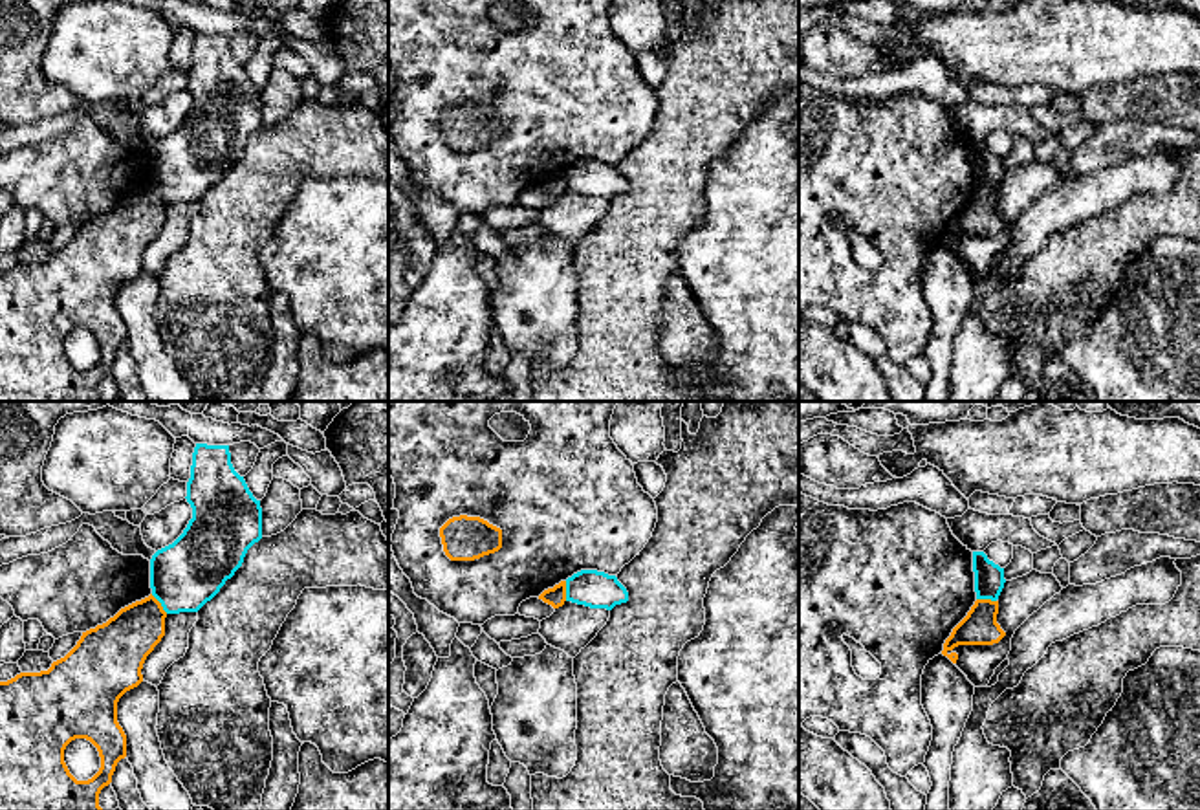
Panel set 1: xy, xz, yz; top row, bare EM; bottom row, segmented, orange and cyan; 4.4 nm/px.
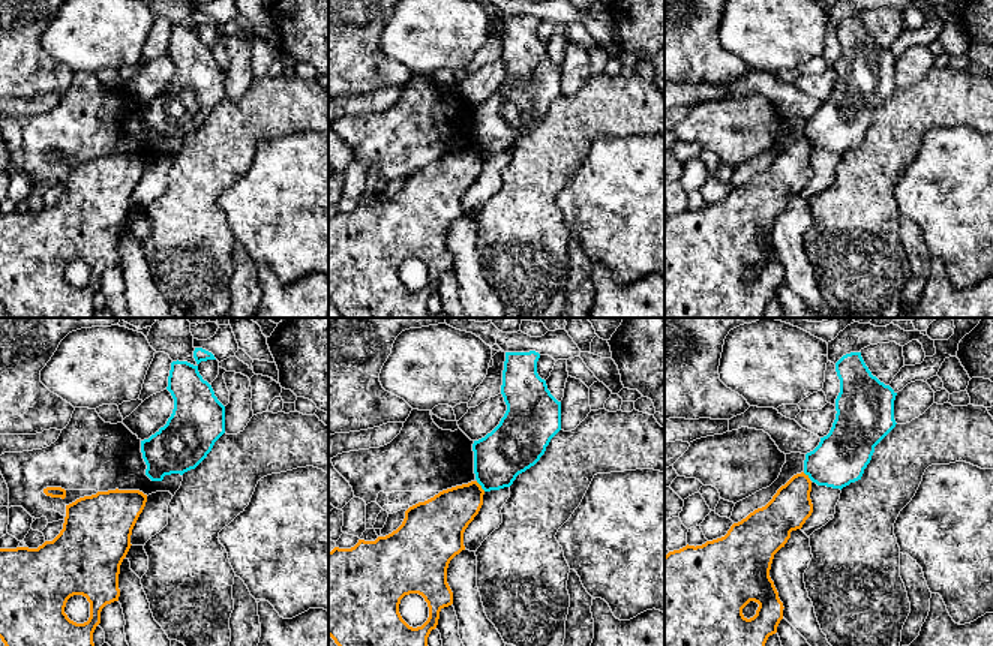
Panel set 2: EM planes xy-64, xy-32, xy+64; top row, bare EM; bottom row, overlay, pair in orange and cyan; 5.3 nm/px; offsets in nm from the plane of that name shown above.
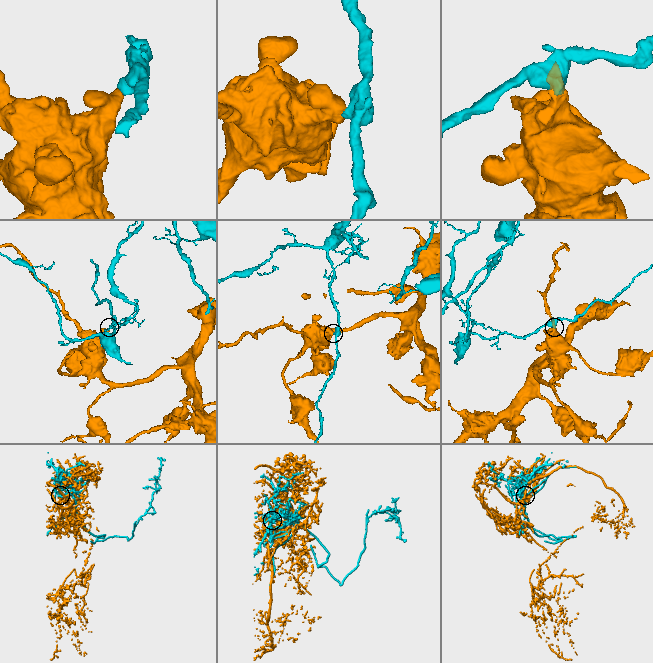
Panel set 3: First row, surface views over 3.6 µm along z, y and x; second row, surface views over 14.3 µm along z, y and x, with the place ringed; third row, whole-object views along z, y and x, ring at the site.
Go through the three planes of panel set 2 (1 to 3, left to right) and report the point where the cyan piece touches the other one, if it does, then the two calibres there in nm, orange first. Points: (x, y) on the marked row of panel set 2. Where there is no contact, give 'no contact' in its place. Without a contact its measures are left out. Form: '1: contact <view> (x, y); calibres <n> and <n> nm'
1: no contact
2: contact xy-32 (480, 486); calibres 260 and 280 nm
3: contact xy+64 (807, 475); calibres 220 and 280 nm

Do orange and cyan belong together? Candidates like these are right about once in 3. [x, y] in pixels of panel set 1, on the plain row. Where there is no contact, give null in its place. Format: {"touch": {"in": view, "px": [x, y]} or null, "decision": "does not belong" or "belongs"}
{"touch": {"in": "xy", "px": [160, 193]}, "decision": "does not belong"}

